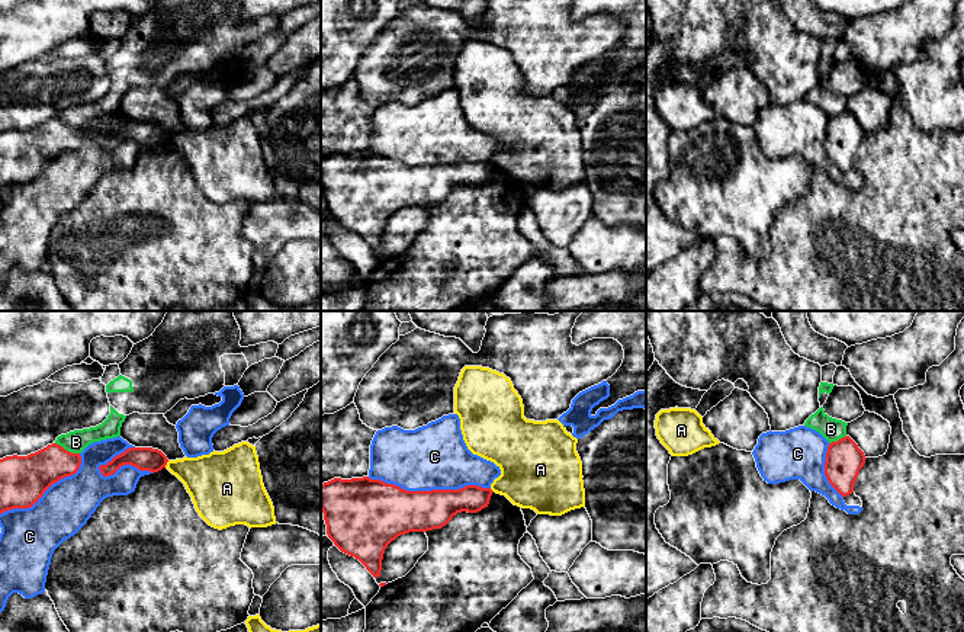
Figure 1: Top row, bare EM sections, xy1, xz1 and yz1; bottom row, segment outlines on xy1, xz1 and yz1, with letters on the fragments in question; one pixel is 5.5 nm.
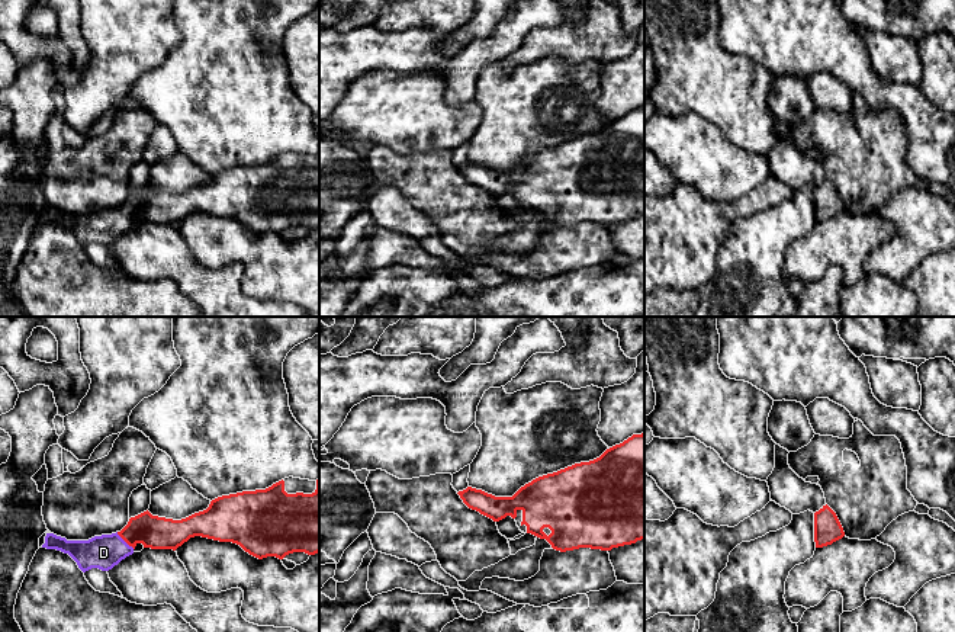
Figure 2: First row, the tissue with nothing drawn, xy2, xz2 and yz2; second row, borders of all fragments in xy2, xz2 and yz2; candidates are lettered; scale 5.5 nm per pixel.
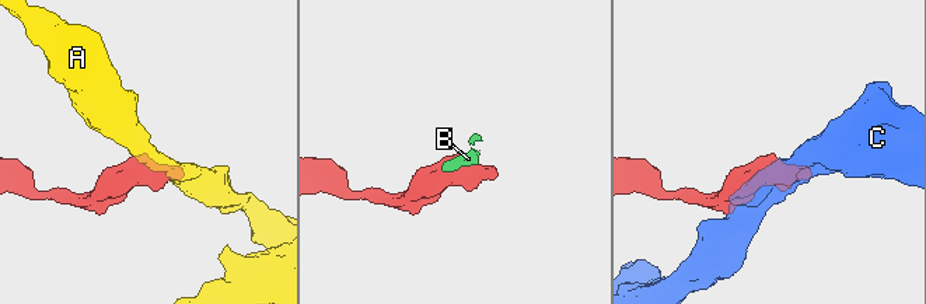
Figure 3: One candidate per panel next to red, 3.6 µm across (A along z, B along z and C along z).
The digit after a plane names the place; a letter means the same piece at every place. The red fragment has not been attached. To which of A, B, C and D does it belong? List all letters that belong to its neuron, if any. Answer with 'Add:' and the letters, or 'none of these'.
Add: D

